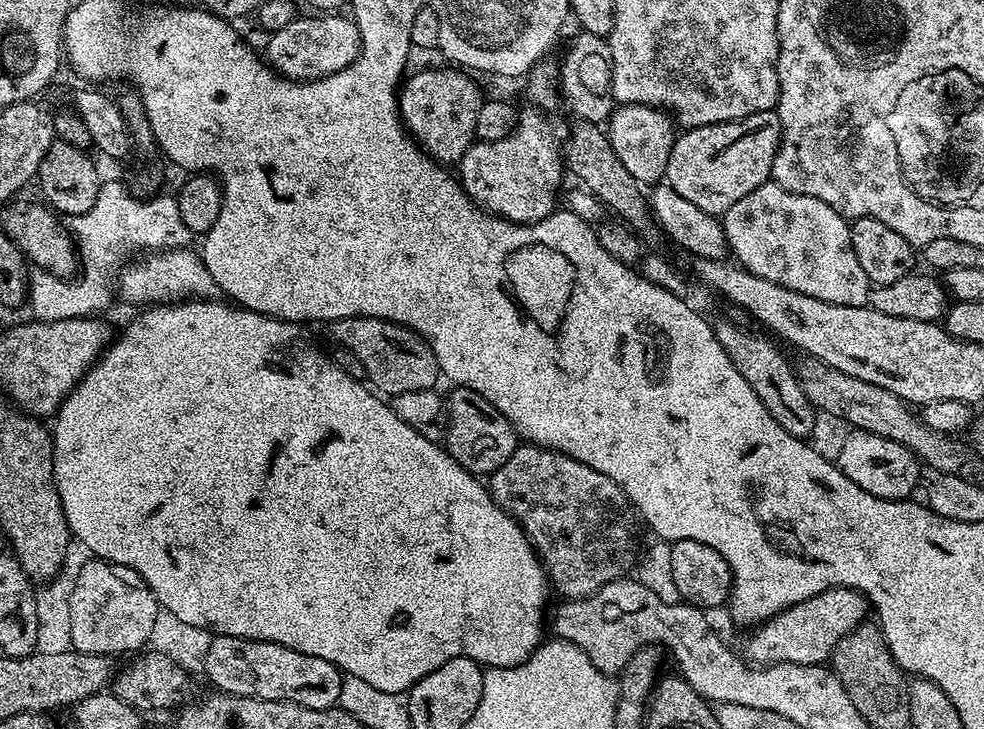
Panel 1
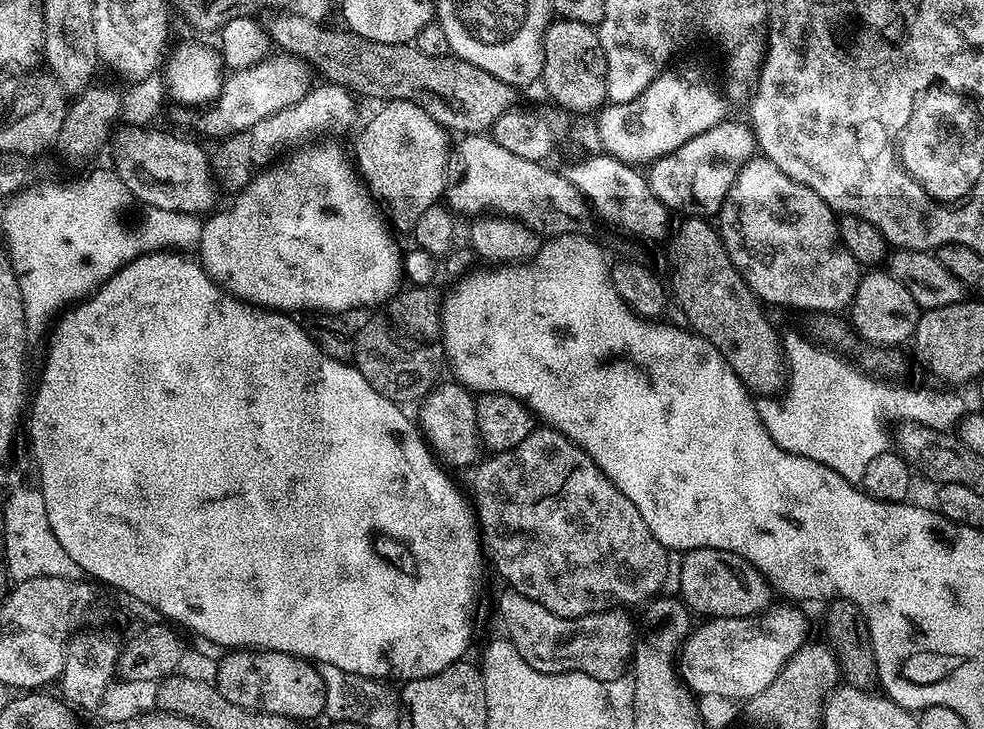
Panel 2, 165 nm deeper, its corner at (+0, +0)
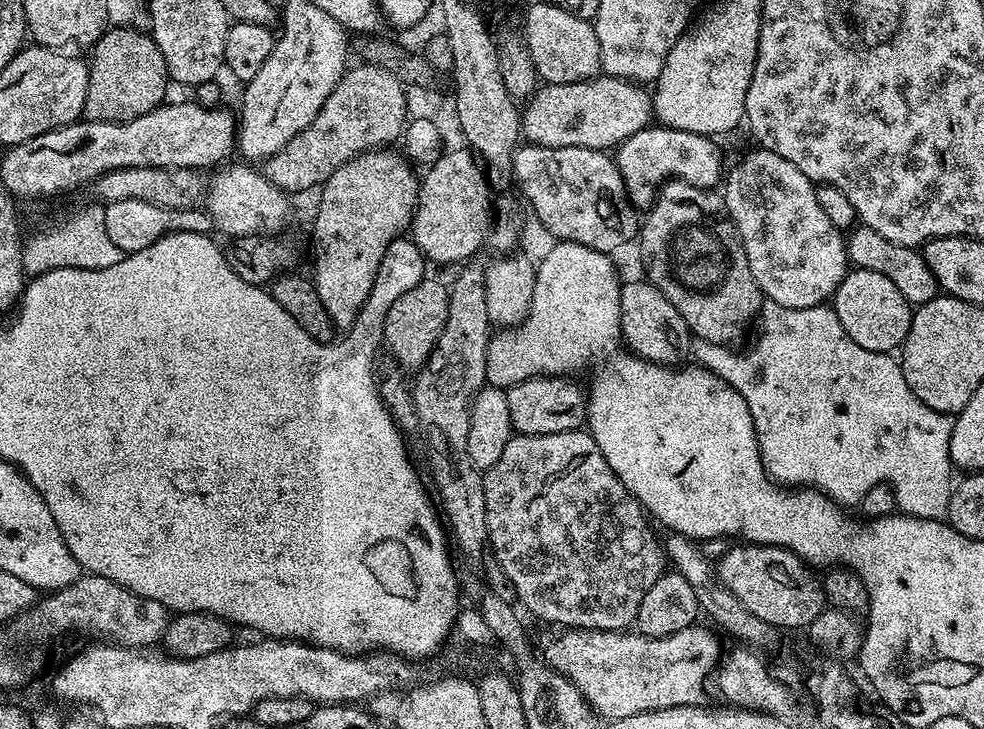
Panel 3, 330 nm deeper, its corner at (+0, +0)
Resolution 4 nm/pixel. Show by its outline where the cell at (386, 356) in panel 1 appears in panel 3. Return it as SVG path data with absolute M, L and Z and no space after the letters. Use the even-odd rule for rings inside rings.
M425 278L402 294L390 307L385 320L384 344L402 367L419 370L430 358L438 342L438 334L442 334L442 326L446 326L448 289L447 283L439 284L436 280Z

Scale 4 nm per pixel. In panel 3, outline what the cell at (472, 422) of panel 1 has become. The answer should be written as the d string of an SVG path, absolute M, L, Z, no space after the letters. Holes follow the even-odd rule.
M531 376L507 389L506 402L510 405L510 422L513 433L562 434L583 429L588 415L585 389L568 376Z

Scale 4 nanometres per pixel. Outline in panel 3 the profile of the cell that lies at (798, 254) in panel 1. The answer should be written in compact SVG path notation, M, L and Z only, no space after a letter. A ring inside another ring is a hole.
M765 148L755 151L746 153L732 173L730 168L722 184L722 195L746 250L754 282L778 306L813 308L831 301L850 271L845 233L826 218L818 206L817 185L794 162L786 162Z

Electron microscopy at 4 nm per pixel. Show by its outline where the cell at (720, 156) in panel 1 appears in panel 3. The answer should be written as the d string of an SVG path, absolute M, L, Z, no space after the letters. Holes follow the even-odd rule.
M649 126L638 130L638 134L630 134L630 138L626 138L615 149L614 159L632 207L637 210L651 208L656 201L656 193L673 178L689 180L699 188L715 189L725 171L720 148L716 144L719 143L713 137L663 126Z

